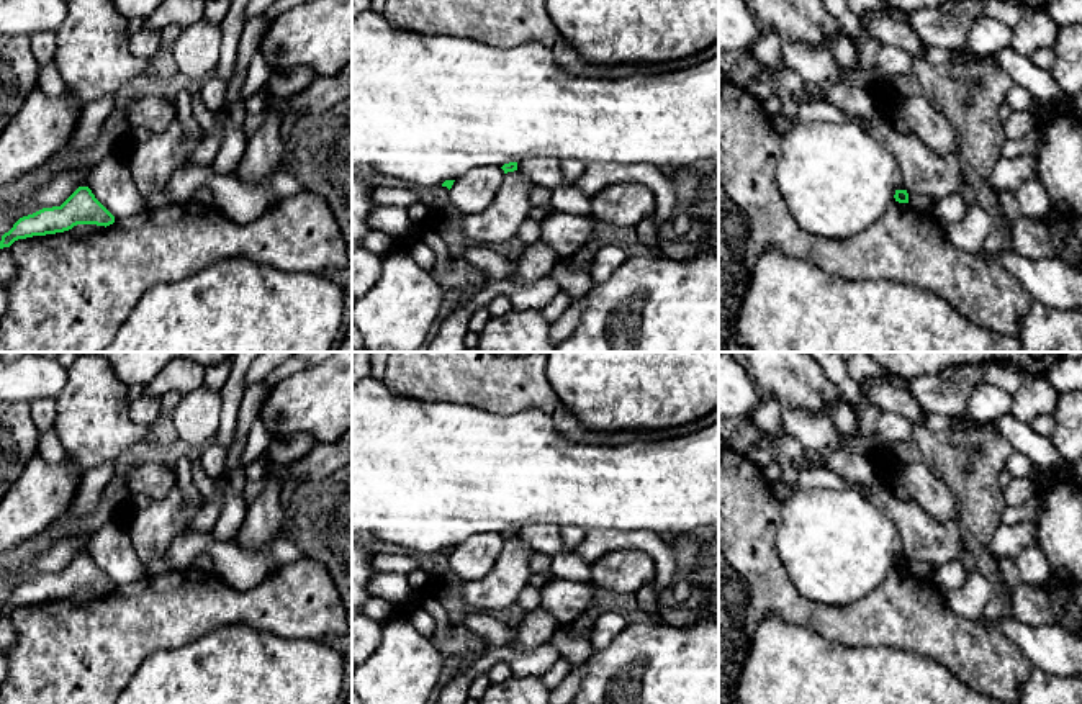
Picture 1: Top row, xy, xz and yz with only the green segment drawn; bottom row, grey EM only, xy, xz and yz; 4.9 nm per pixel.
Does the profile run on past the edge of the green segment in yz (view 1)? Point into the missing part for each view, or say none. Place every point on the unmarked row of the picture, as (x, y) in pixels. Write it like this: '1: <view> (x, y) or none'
1: none

